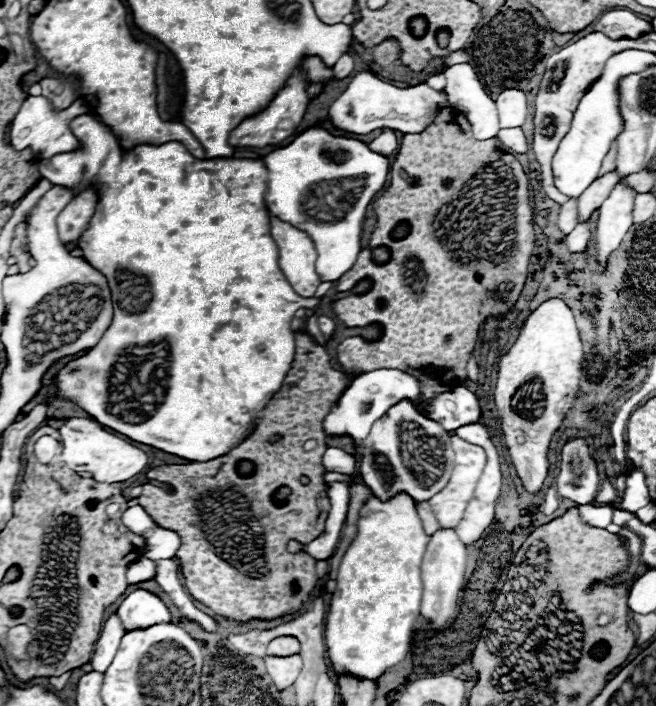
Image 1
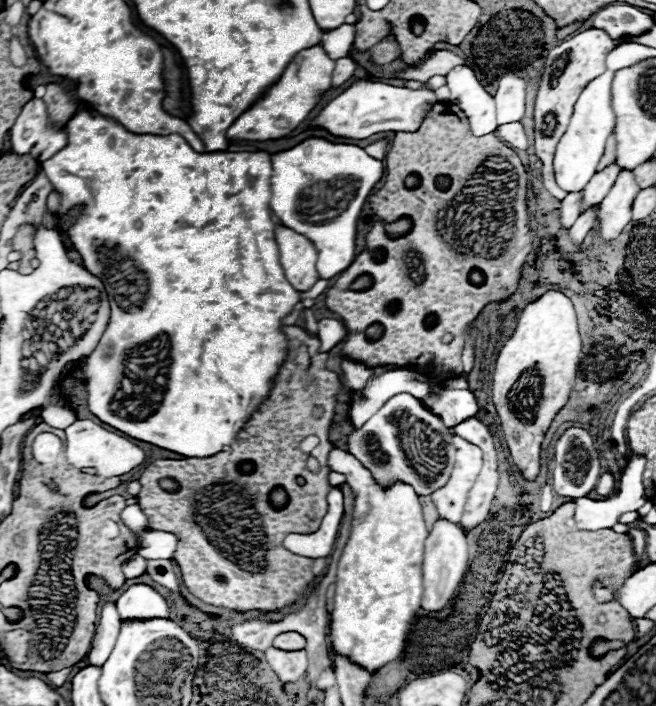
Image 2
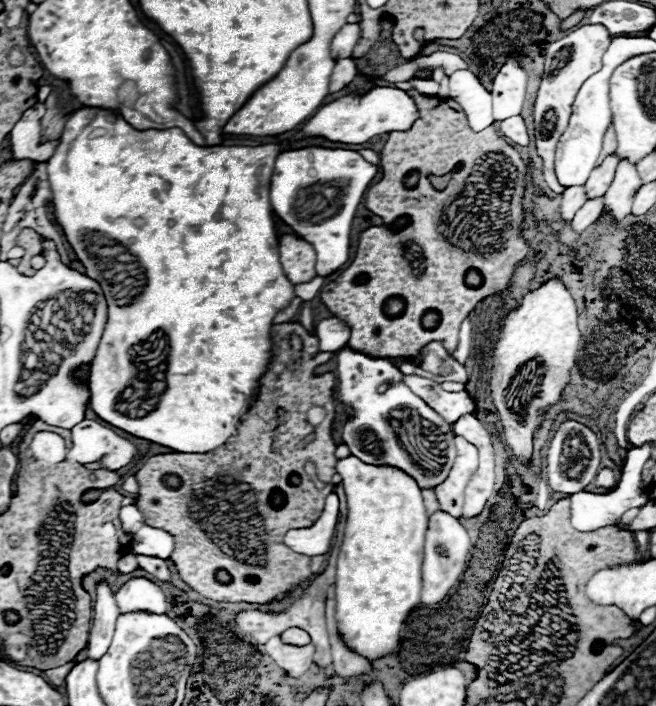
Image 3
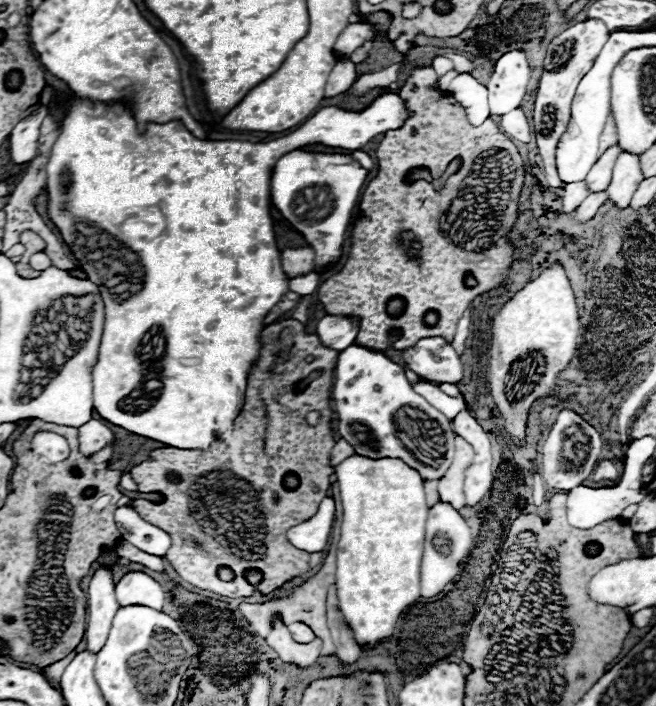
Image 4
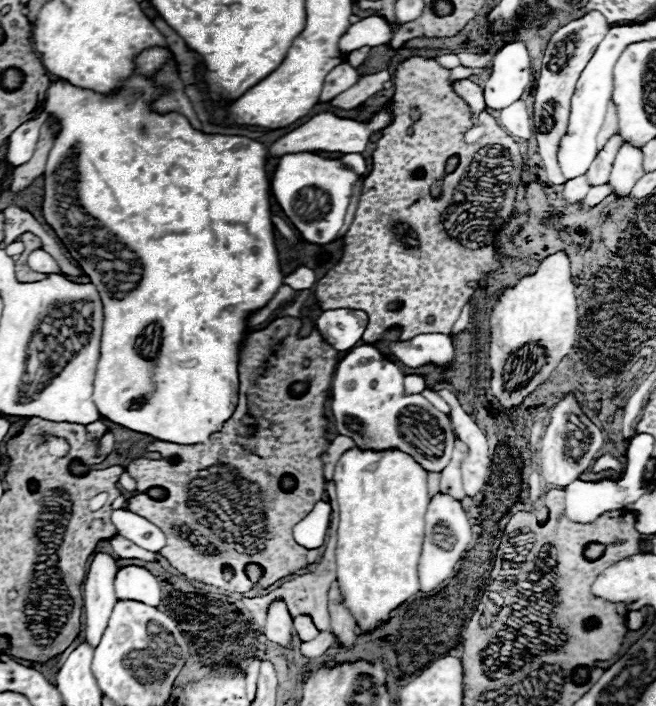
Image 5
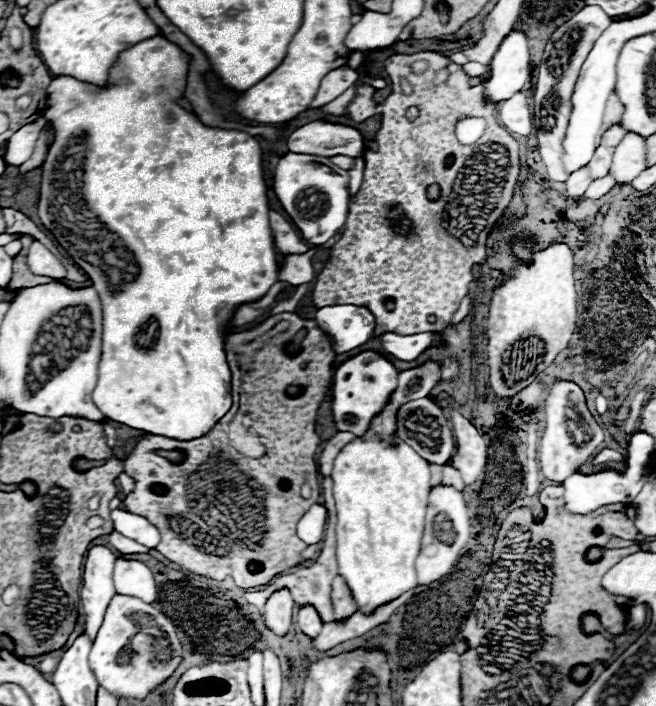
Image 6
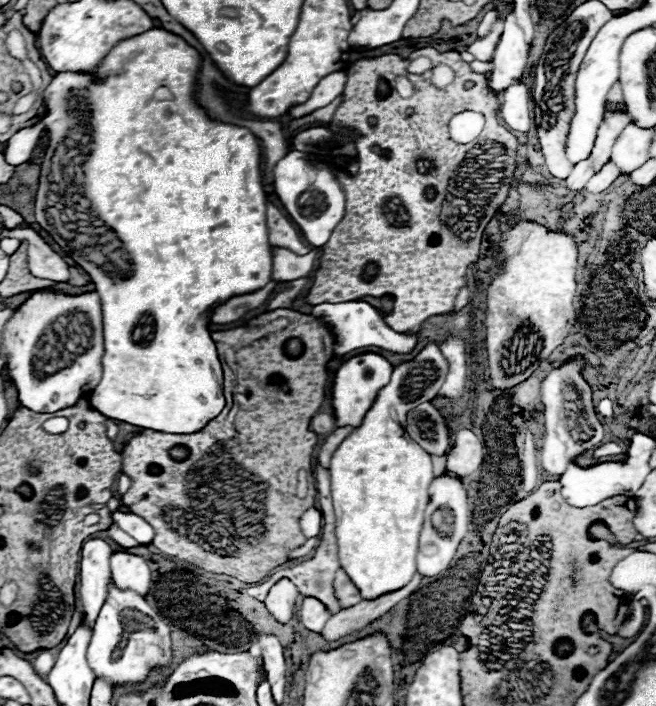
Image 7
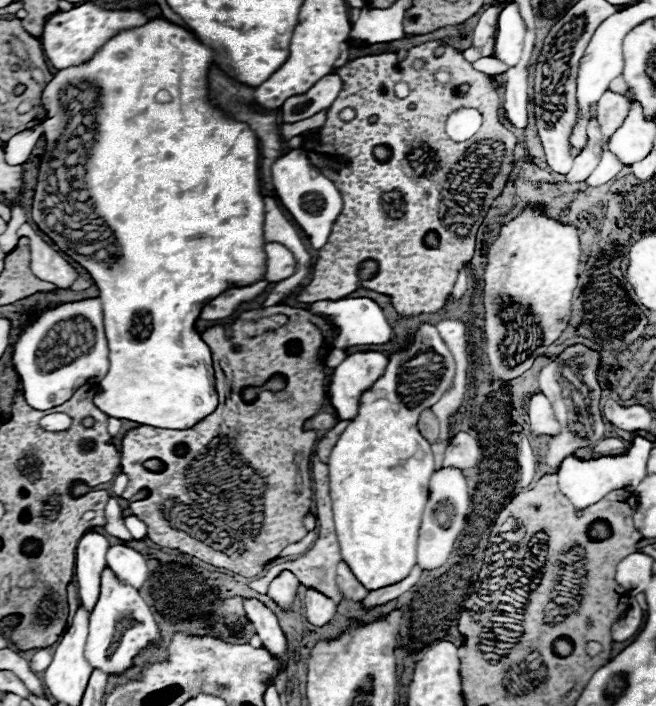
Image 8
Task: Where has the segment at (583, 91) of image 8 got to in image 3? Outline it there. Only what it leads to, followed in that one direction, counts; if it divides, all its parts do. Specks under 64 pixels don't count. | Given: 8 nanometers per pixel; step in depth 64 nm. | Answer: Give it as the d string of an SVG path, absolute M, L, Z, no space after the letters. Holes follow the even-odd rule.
M614 36L608 50L602 56L602 68L580 86L580 92L578 92L574 106L572 106L574 110L570 116L570 124L568 124L564 136L560 136L560 142L556 148L554 168L556 168L556 176L562 186L582 186L588 180L590 172L596 168L596 160L602 150L604 132L612 122L610 94L608 94L610 92L610 76L616 66L620 66L624 60L628 60L632 56L636 56L636 36Z

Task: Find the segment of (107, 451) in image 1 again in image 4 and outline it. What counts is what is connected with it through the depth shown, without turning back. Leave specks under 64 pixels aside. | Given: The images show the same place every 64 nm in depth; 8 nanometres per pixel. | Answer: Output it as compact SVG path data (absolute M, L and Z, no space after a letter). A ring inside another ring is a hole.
M90 420L84 426L80 426L78 436L80 436L80 452L84 456L92 456L104 444L114 442L112 430L108 426L104 426L100 420Z

